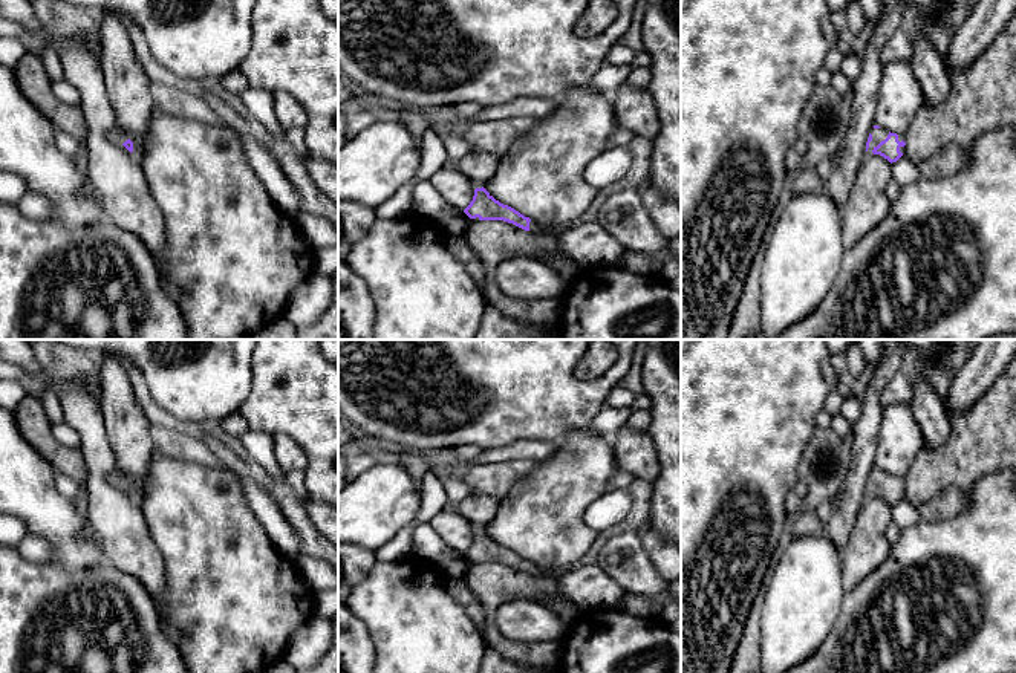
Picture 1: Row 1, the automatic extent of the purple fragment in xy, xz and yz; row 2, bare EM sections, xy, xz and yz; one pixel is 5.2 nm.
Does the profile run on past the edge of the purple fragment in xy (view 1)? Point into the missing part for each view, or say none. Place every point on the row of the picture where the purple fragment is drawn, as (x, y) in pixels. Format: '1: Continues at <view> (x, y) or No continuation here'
1: Continues at xy (117, 136)

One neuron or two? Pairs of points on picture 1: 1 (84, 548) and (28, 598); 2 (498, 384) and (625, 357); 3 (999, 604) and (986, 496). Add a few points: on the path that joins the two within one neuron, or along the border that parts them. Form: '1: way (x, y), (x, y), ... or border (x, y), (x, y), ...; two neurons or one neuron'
1: border (51, 562), (68, 571), (84, 571), (97, 566); two neurons
2: way (530, 389), (597, 389); one neuron
3: way (999, 577), (999, 523); one neuron

